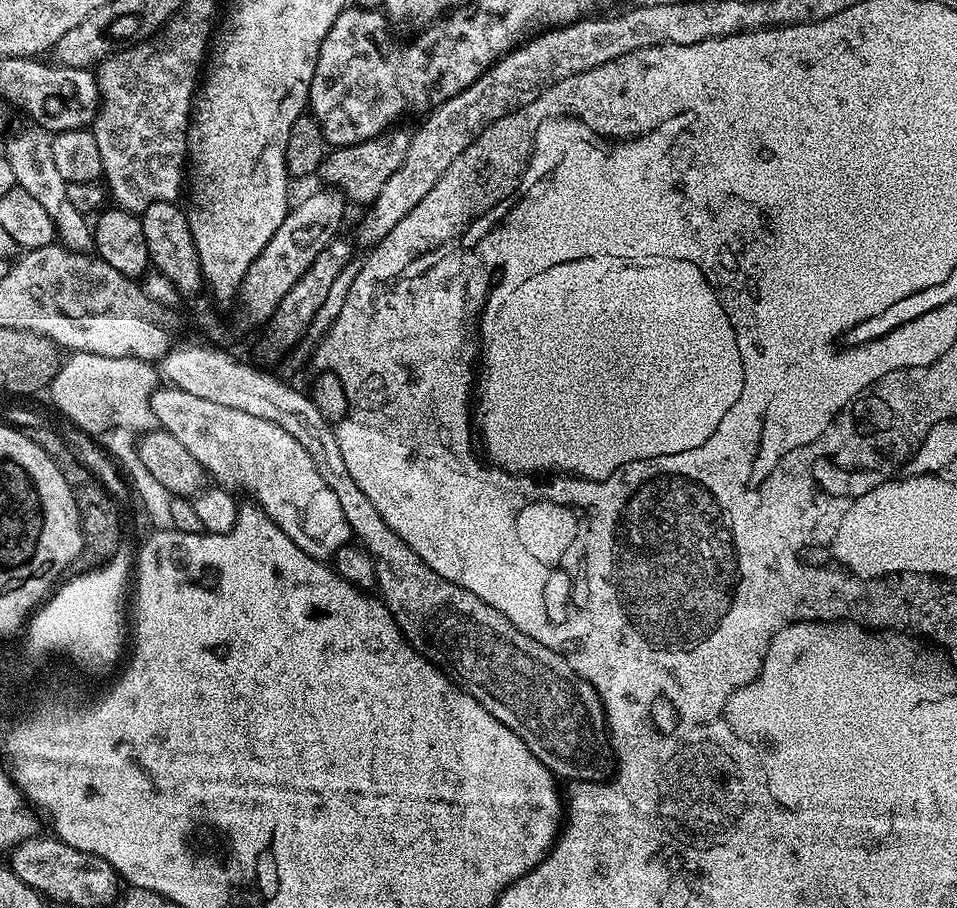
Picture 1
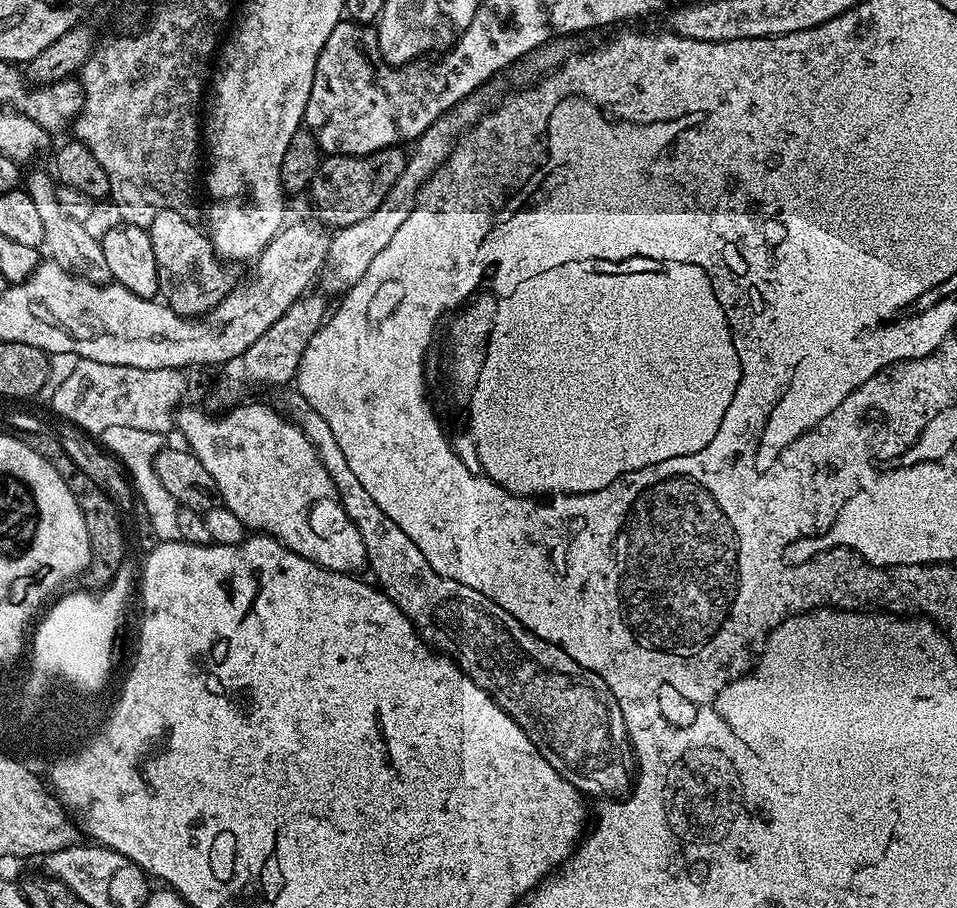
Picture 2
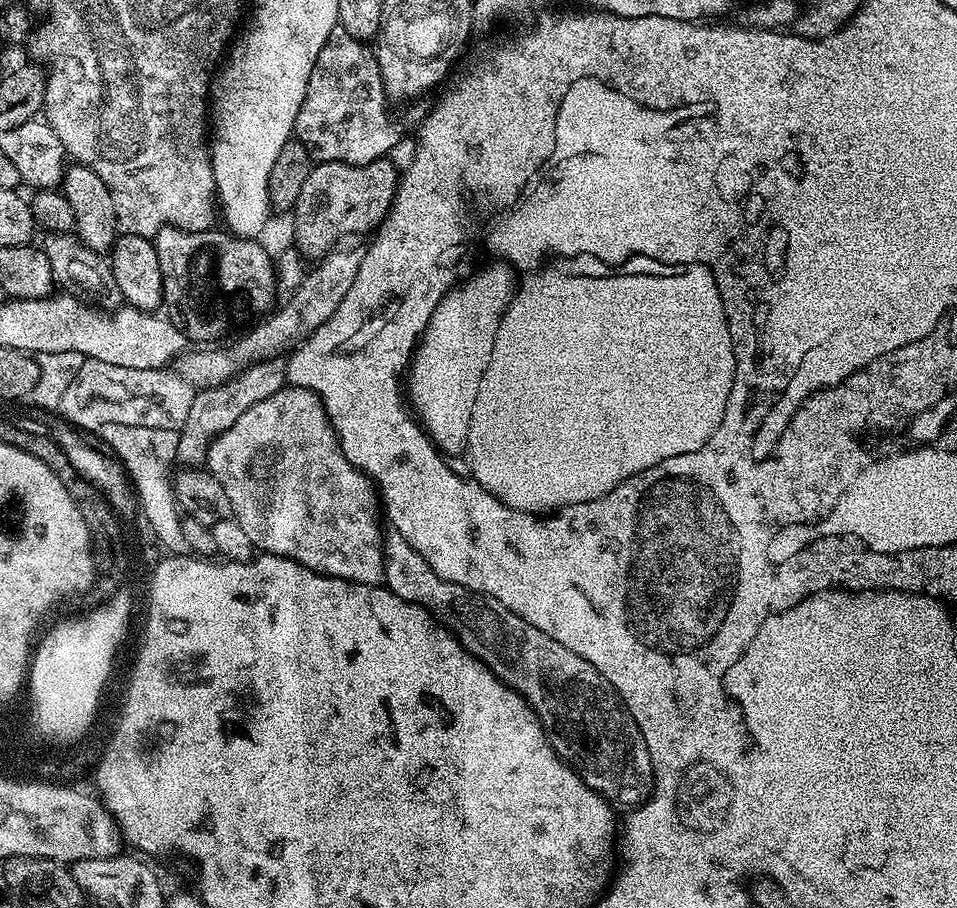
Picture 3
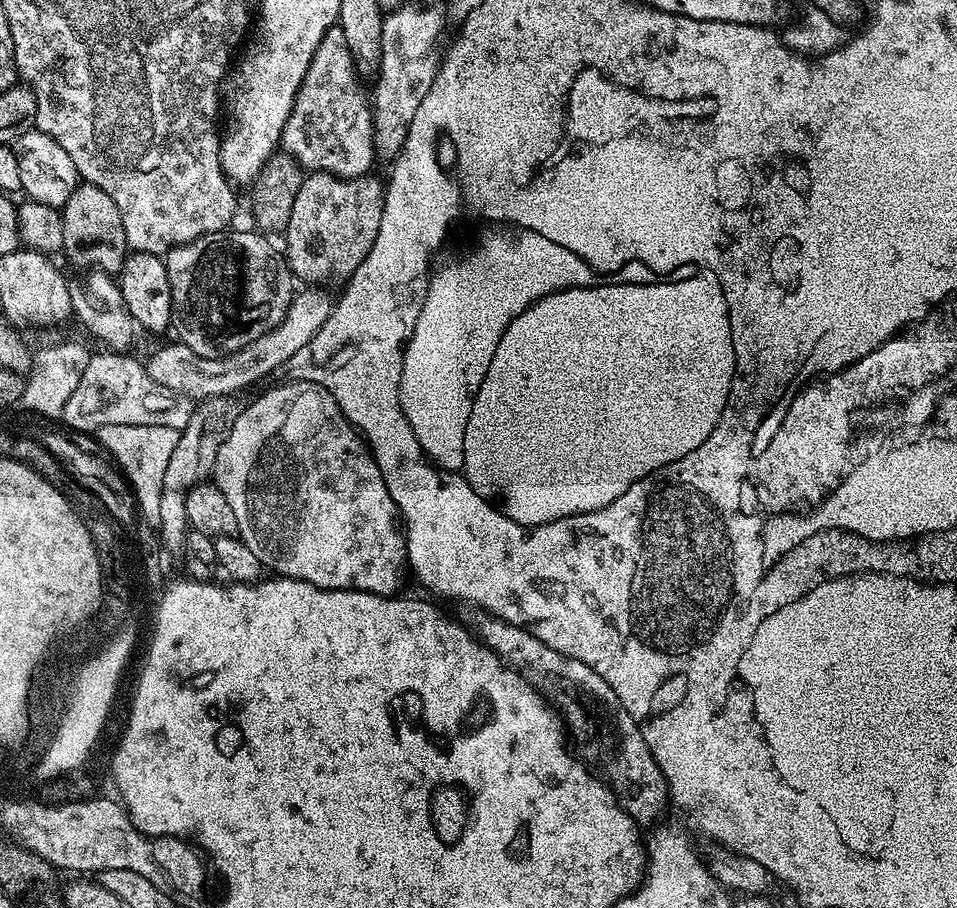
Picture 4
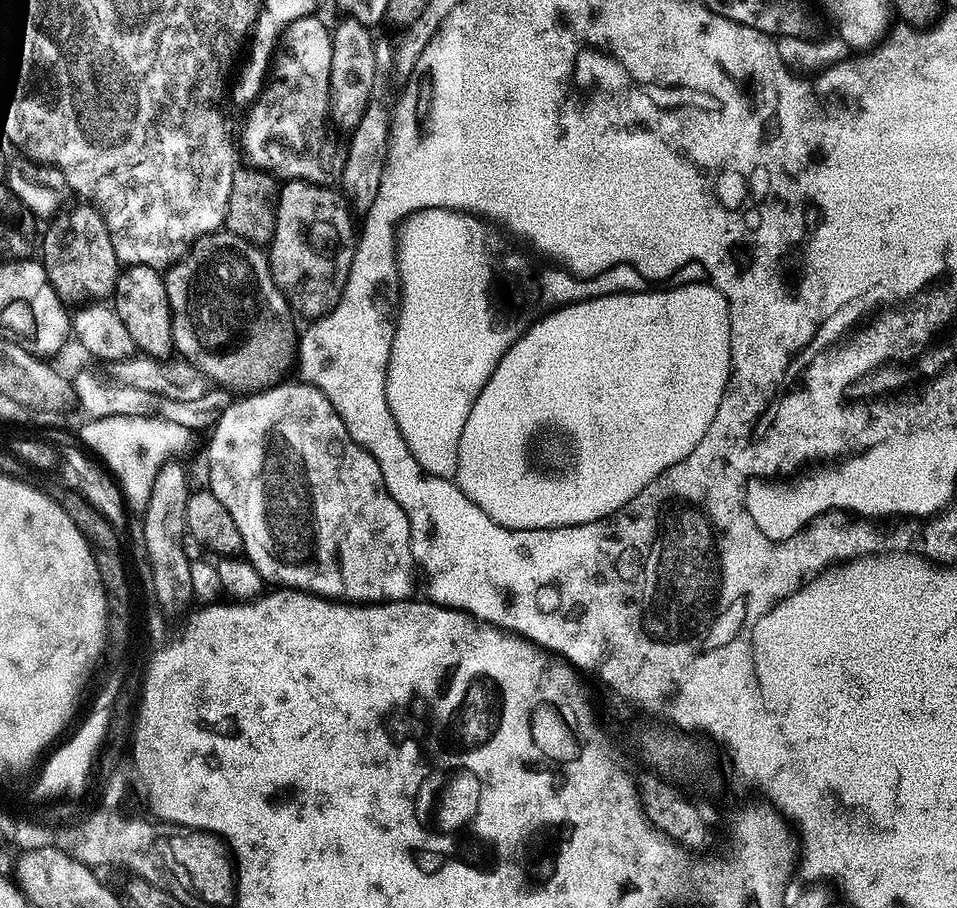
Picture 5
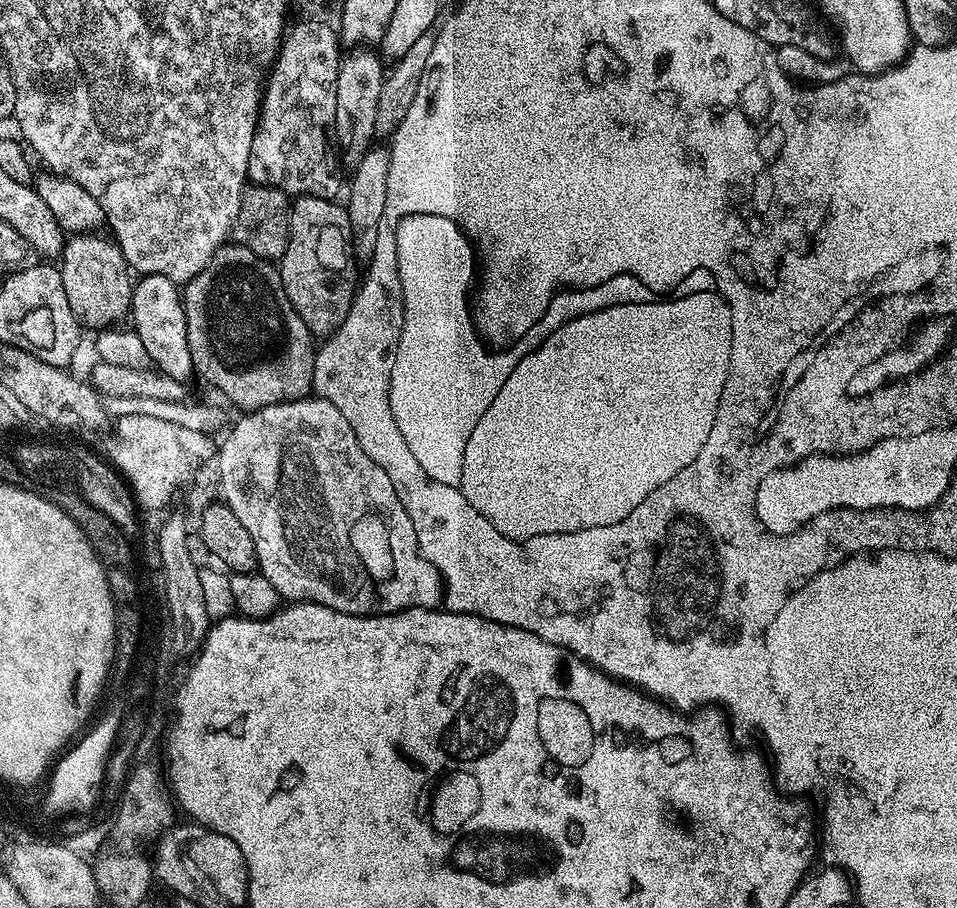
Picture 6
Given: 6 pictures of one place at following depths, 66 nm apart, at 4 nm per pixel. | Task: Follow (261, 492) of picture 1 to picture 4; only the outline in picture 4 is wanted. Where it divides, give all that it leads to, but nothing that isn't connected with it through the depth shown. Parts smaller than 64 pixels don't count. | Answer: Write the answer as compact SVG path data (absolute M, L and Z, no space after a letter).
M305 380L287 383L262 393L253 404L252 401L245 403L242 414L234 422L230 434L218 450L214 483L222 490L222 494L226 494L226 502L230 502L230 507L234 510L236 532L246 542L246 546L250 546L260 565L267 571L269 568L272 571L269 573L276 576L298 578L319 588L353 588L371 592L374 596L391 596L399 589L396 587L400 584L400 571L406 568L406 541L396 503L390 498L388 483L382 478L374 457L362 447L362 440L356 429L342 414L340 403L326 389Z

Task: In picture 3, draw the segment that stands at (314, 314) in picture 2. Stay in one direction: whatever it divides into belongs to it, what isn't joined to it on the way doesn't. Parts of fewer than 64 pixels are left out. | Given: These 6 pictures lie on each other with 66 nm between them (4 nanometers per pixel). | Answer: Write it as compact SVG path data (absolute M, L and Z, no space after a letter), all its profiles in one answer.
M280 358L259 360L256 364L231 376L218 386L201 388L197 391L194 402L190 402L190 414L186 414L186 422L178 429L178 448L176 460L184 466L200 466L207 461L208 447L216 437L222 435L250 406L258 406L266 398L278 394L278 390L286 387L286 364Z

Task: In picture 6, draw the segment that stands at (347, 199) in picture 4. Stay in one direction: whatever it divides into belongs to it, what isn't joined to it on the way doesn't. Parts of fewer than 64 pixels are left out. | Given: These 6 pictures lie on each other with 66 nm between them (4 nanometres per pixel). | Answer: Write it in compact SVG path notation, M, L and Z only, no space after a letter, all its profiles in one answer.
M298 196L291 201L286 217L288 241L284 252L278 257L278 283L298 318L302 318L308 327L309 333L313 337L324 338L335 332L344 320L354 295L353 241L347 210L343 203L335 199Z

